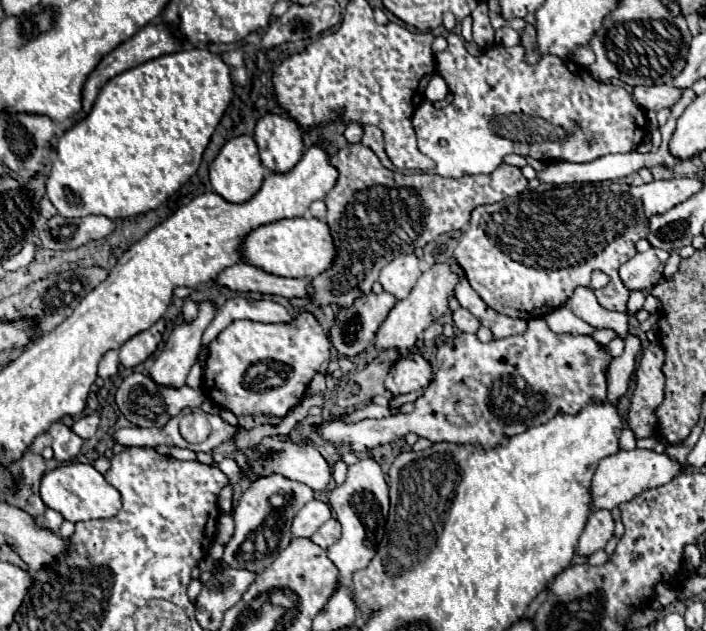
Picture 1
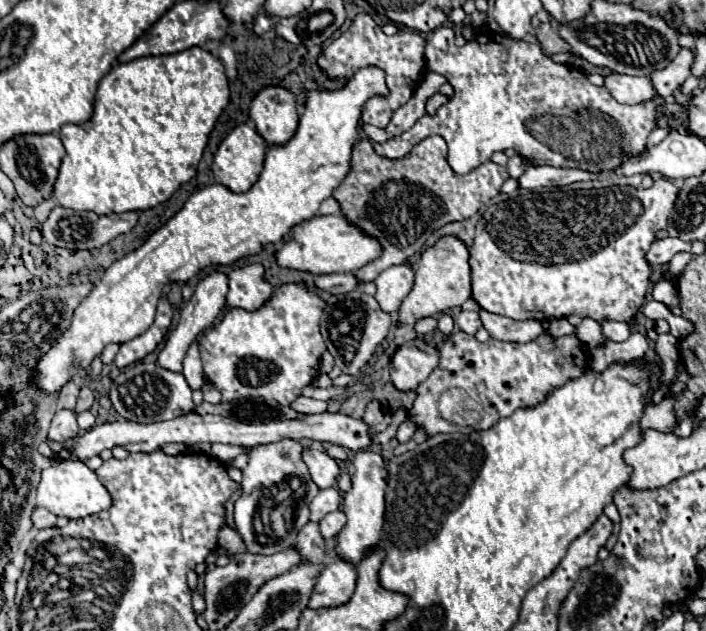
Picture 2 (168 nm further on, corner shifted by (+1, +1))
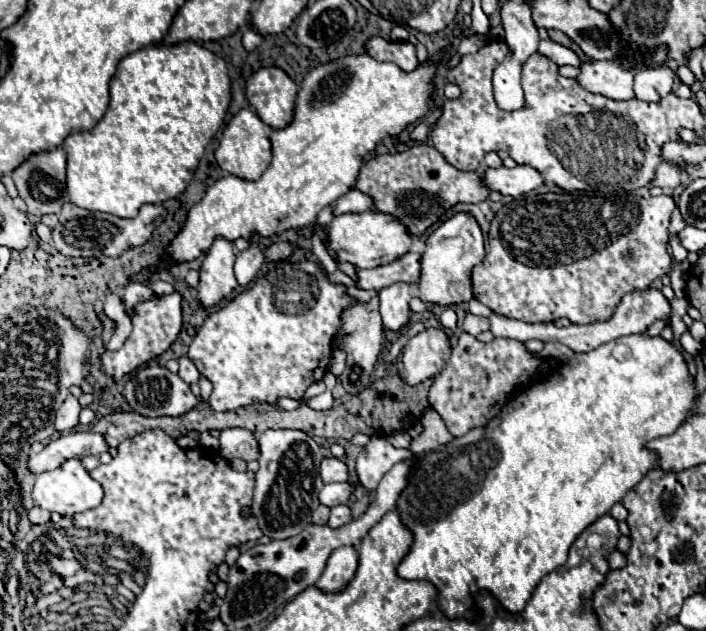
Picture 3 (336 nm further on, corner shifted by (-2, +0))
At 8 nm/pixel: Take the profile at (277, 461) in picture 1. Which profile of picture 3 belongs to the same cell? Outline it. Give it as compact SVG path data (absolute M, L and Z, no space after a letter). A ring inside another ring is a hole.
M325 457L321 461L321 467L319 467L319 473L321 473L321 479L325 483L337 483L337 481L347 481L347 465L335 457Z

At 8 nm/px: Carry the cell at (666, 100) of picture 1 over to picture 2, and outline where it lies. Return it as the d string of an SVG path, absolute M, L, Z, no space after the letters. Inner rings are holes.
M610 72L608 76L604 76L604 88L620 104L640 104L656 94L652 82L646 76L624 76L618 72Z

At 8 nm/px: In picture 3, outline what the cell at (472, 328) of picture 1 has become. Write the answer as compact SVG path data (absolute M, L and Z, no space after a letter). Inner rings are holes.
M467 313L465 315L465 321L463 321L463 331L469 333L469 335L479 335L481 331L487 331L489 329L489 319L485 317L477 317L473 313Z

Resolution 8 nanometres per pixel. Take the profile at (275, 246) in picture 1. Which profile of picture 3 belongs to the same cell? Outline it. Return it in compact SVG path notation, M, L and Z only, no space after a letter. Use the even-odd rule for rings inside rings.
M369 209L363 213L335 217L327 227L327 237L323 237L323 243L333 259L351 263L357 269L371 269L395 261L395 257L401 257L413 241L407 237L407 233L403 233L403 225L399 225L399 221L387 217L385 213L375 213Z

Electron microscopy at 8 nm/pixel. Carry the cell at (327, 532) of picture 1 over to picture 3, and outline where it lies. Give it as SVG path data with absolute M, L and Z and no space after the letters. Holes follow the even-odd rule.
M337 505L331 509L331 517L329 517L329 527L331 529L339 529L343 525L347 525L351 521L351 509L347 505Z

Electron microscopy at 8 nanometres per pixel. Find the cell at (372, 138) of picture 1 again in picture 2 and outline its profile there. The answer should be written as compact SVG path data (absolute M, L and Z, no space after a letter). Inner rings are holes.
M442 26L434 30L426 44L426 66L446 76L454 86L454 96L438 108L436 116L420 118L400 136L374 144L376 154L392 160L404 158L414 144L438 134L446 140L448 162L458 174L474 170L490 160L492 152L508 148L536 166L612 172L624 160L646 150L658 112L670 120L686 116L682 104L666 104L660 96L644 104L620 104L606 88L590 84L578 68L552 62L538 44L510 40L498 32L492 32L492 38L490 34L478 34L458 48L452 28Z

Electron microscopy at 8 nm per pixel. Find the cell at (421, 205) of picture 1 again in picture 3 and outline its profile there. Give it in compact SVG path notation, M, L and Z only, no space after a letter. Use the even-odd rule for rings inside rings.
M417 143L403 153L373 155L363 163L355 189L369 195L377 211L401 221L411 237L421 237L431 225L441 221L457 203L481 203L489 199L491 189L483 181L483 171L455 169L433 145Z

